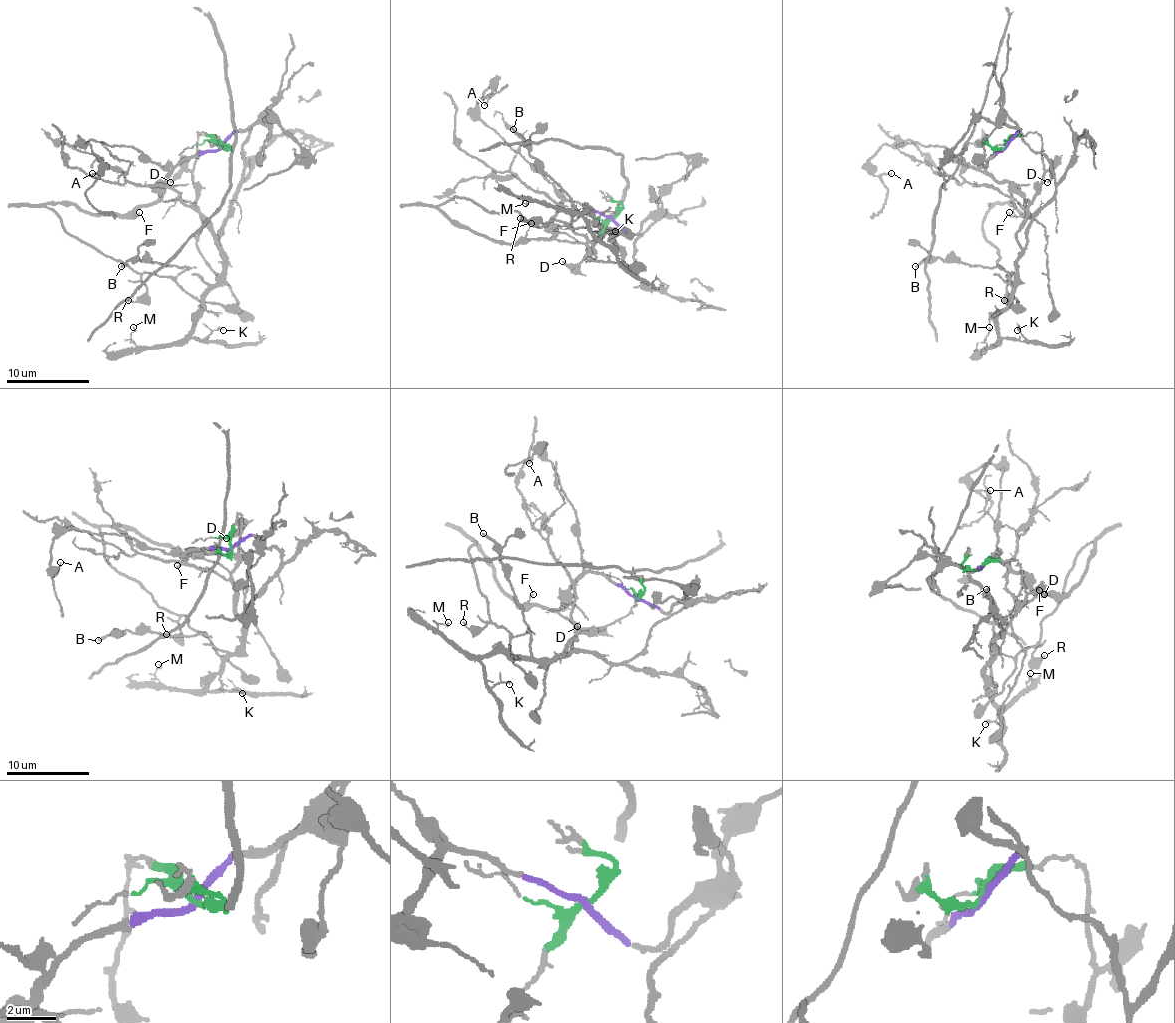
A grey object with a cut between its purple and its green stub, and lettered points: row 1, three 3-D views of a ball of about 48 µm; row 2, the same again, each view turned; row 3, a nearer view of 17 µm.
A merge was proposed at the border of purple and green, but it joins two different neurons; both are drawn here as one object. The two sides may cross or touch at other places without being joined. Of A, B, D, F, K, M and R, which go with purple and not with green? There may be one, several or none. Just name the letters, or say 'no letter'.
A, B, F, R

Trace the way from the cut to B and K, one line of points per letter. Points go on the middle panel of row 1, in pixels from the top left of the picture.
B: (612, 218), (564, 201), (549, 239), (518, 243), (454, 222), (451, 197), (545, 226), (578, 214), (514, 128)
K: (612, 218), (585, 257), (587, 245), (614, 230), (583, 214), (593, 233), (616, 230)

